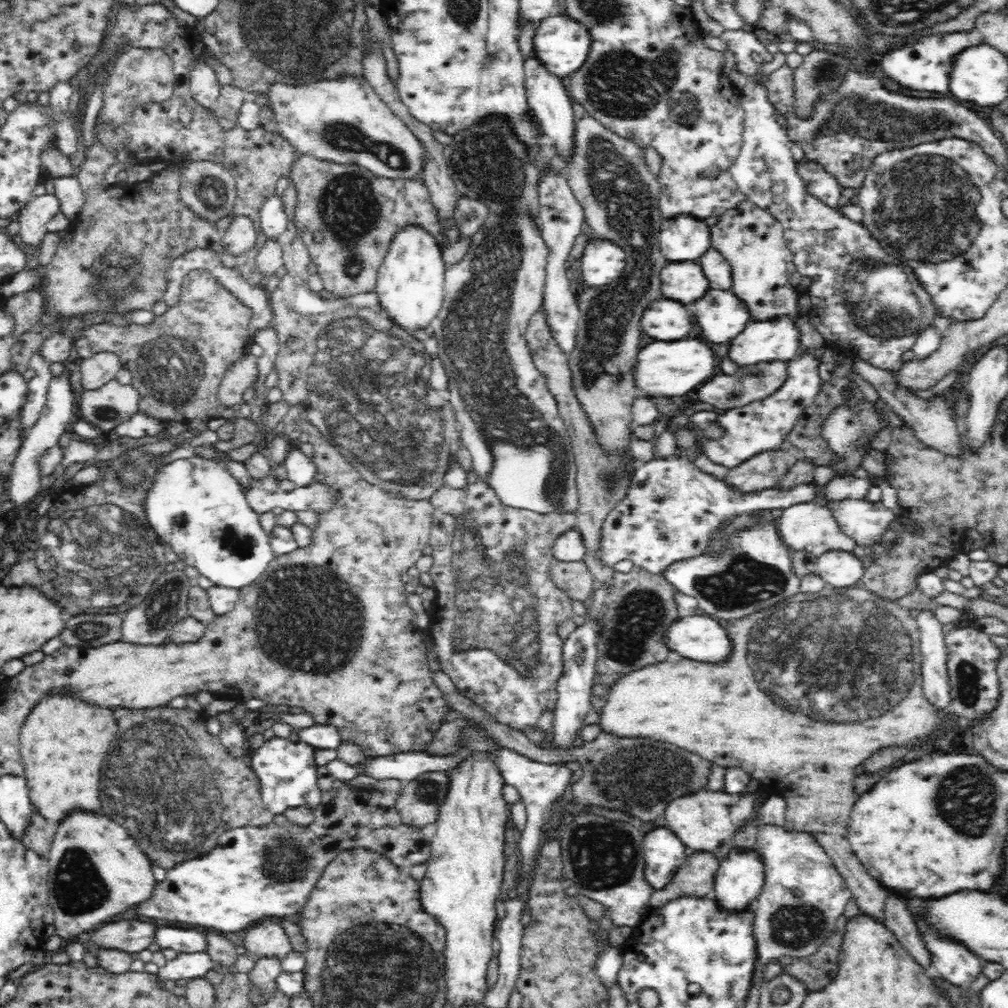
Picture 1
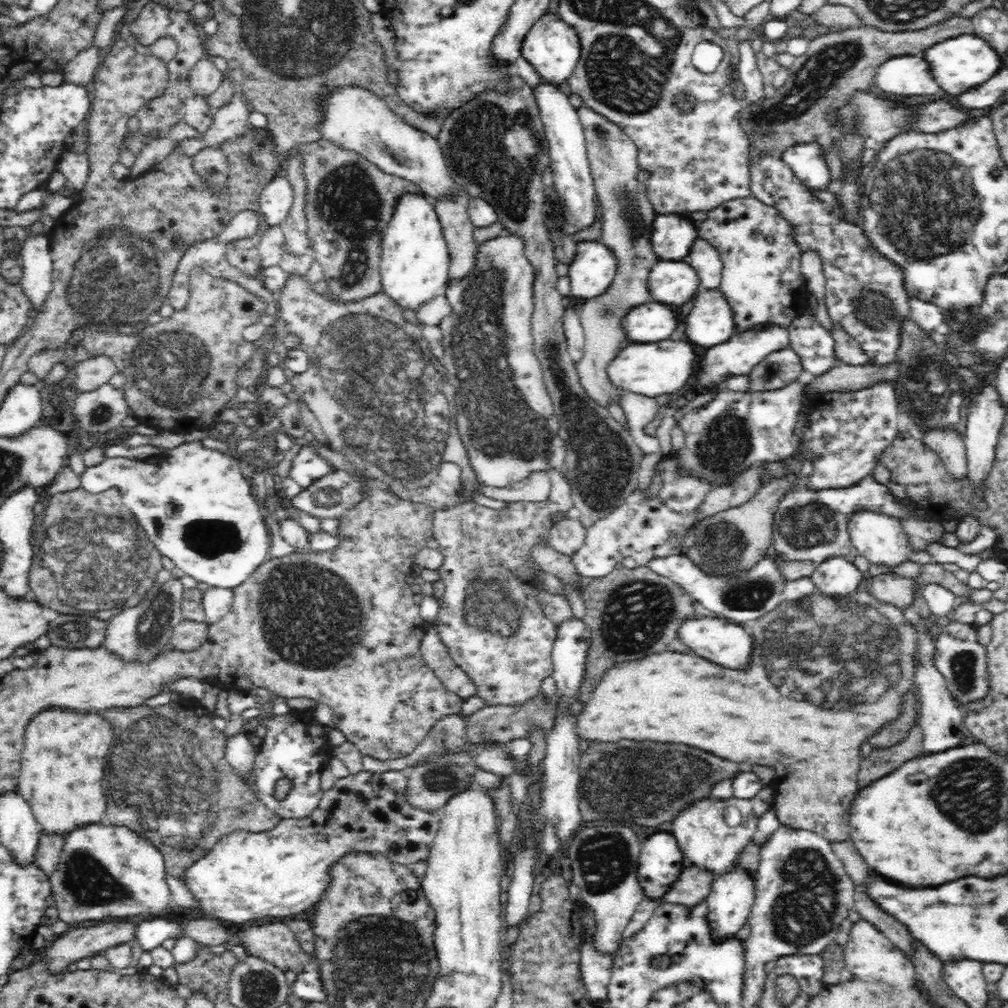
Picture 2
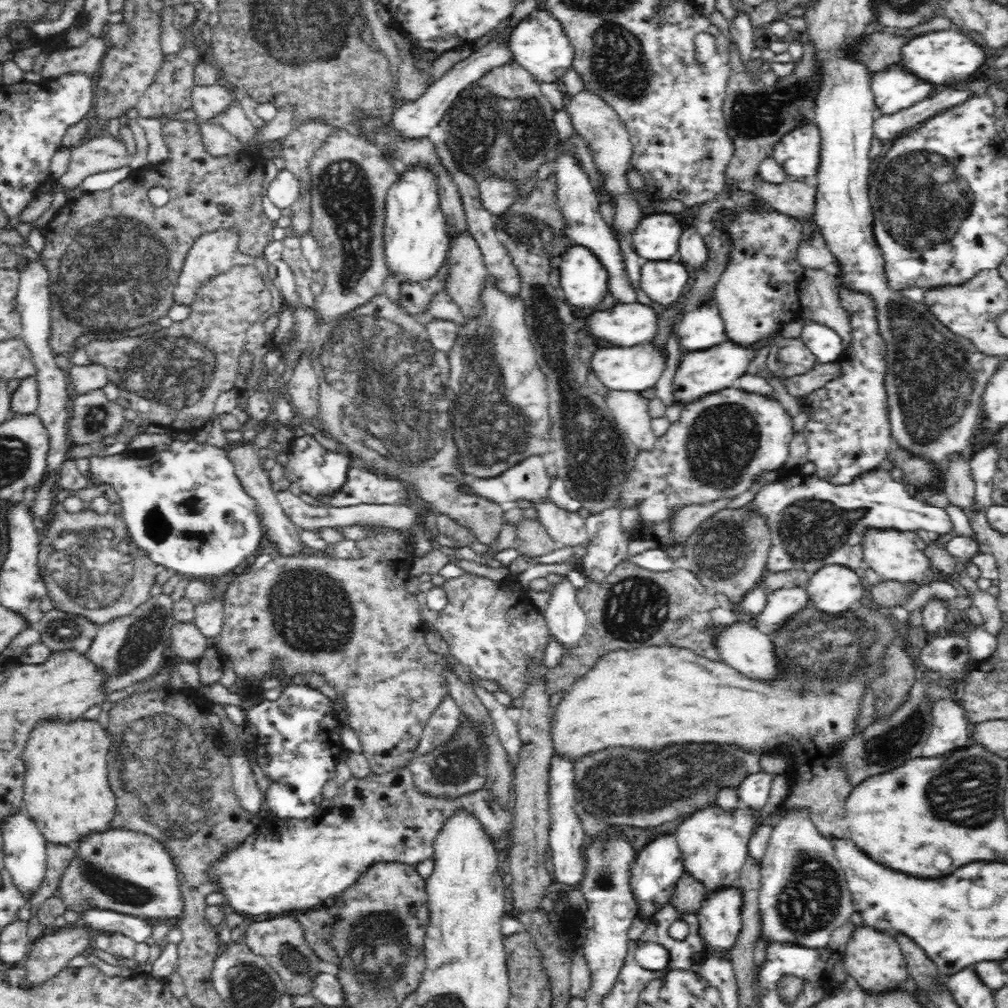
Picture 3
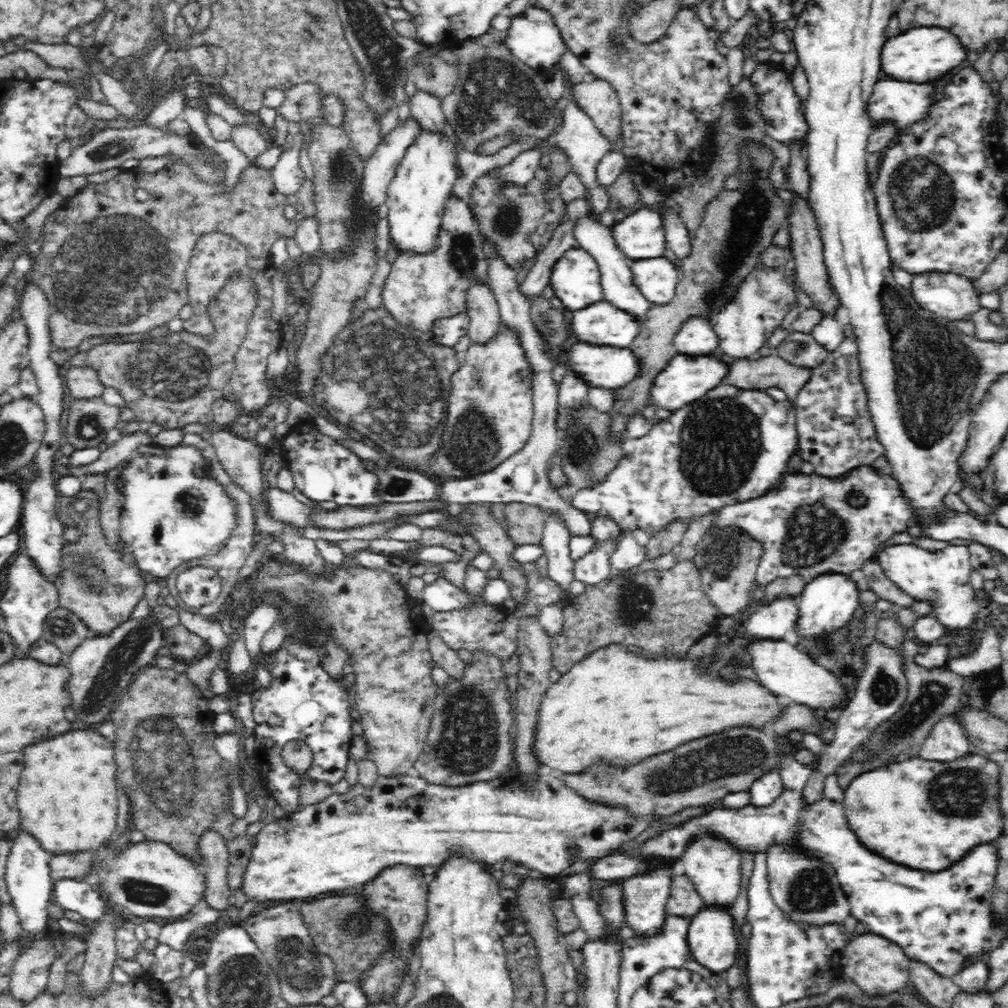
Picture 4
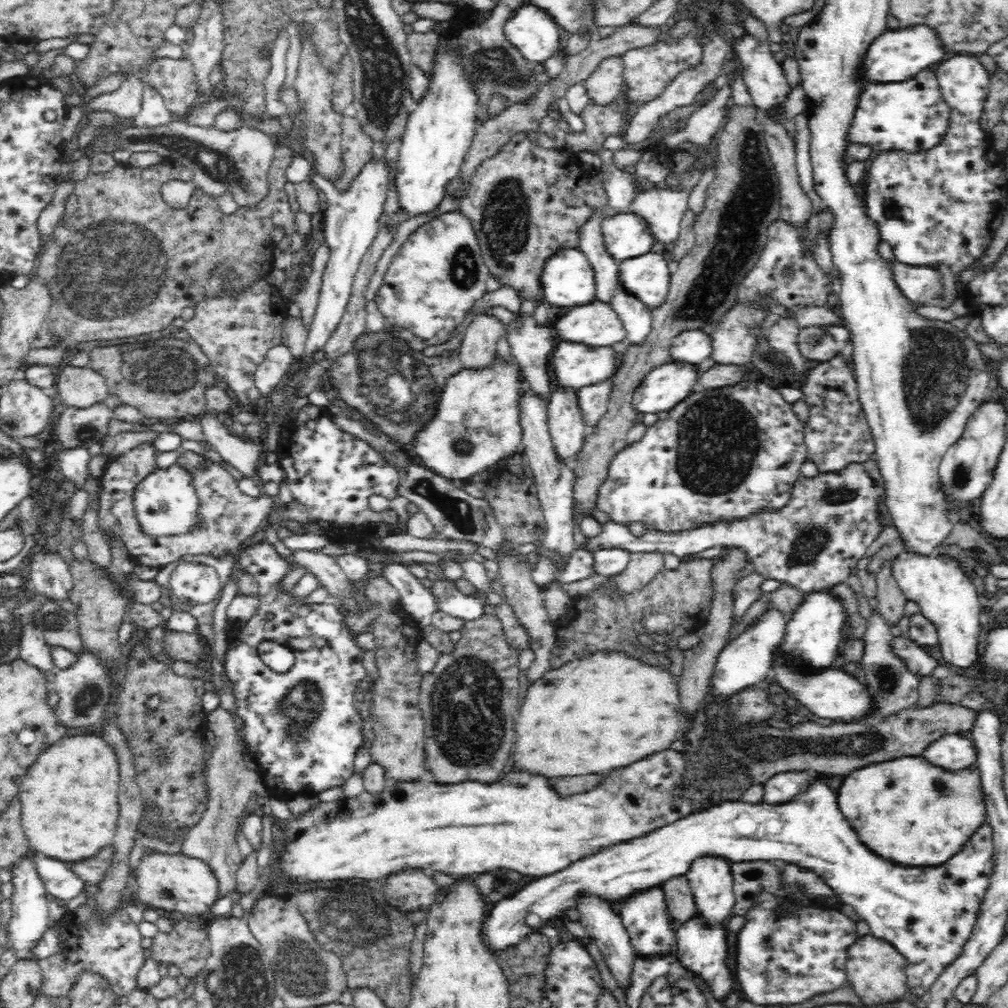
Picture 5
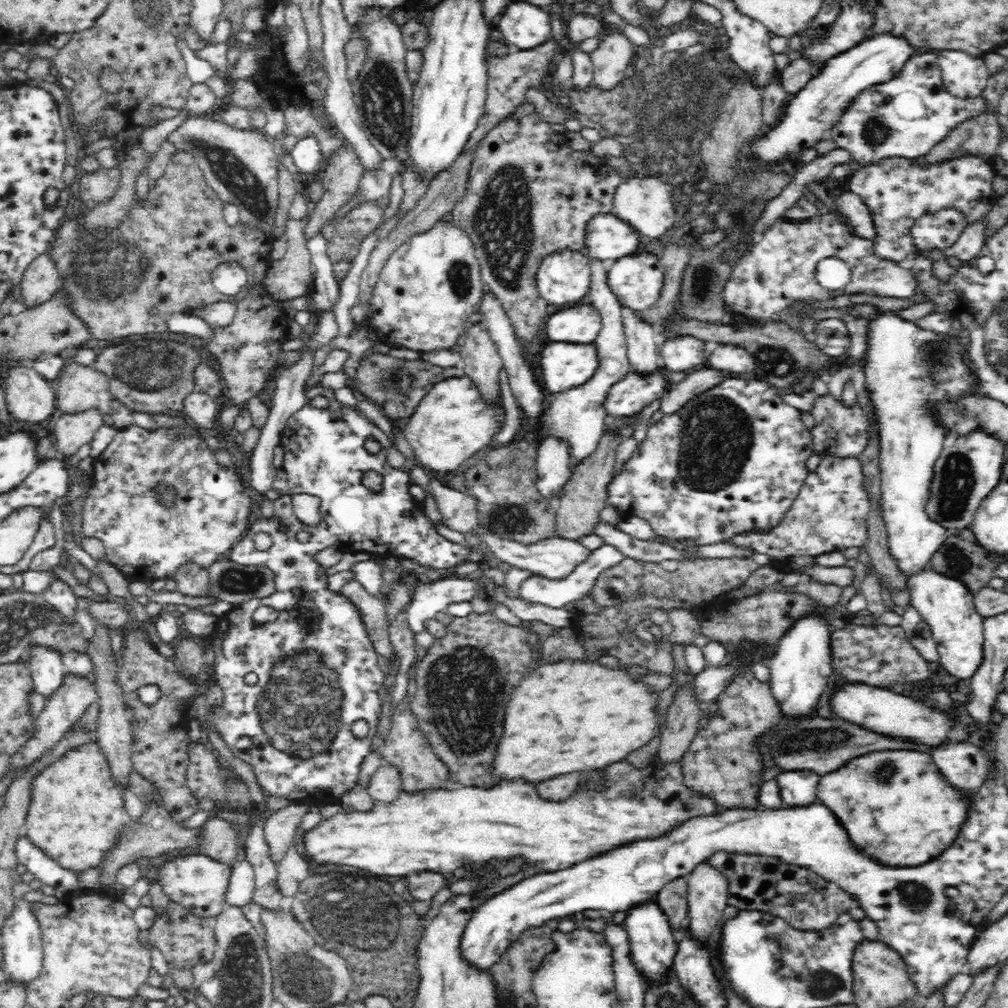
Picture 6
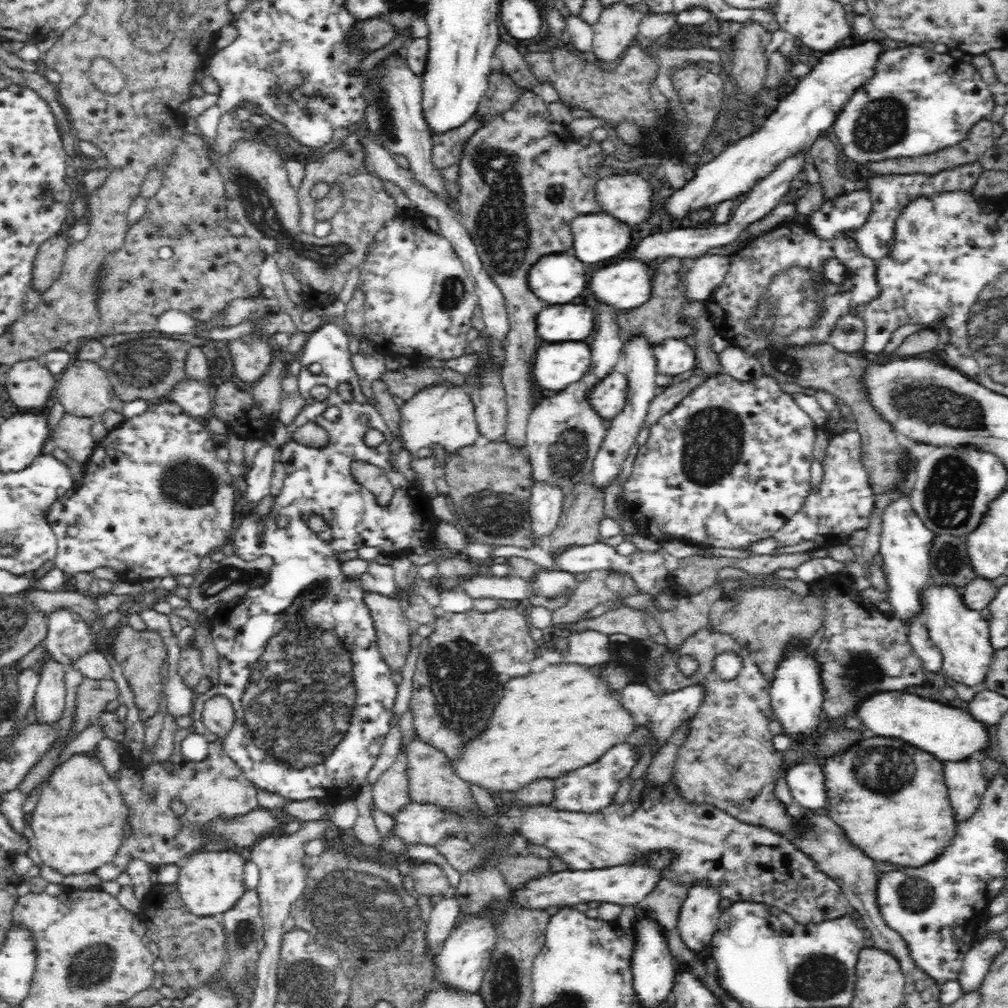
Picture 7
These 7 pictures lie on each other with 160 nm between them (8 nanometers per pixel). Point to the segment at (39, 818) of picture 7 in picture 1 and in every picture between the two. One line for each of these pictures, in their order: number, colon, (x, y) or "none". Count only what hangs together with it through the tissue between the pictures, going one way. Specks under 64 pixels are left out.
1: (63, 742)
2: (62, 769)
3: (67, 797)
4: (67, 797)
5: (69, 795)
6: (77, 813)

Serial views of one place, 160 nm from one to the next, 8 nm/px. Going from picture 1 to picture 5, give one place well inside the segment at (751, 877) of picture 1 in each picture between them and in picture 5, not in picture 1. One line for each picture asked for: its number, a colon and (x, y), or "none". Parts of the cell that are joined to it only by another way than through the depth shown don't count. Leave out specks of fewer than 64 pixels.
2: (728, 904)
3: (719, 918)
4: (711, 941)
5: (702, 951)

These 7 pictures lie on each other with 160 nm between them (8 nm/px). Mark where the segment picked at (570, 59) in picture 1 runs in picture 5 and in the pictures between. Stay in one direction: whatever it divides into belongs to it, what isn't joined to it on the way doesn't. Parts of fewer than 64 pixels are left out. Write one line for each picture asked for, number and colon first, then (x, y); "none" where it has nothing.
2: (550, 45)
3: (538, 43)
4: (533, 36)
5: (529, 28)

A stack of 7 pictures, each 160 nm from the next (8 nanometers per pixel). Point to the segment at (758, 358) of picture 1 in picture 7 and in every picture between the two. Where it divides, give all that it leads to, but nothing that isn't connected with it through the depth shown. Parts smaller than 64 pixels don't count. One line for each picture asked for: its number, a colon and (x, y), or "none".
2: (739, 356)
3: (701, 373)
4: (684, 380)
5: (663, 387)
6: (630, 392)
7: (607, 396)

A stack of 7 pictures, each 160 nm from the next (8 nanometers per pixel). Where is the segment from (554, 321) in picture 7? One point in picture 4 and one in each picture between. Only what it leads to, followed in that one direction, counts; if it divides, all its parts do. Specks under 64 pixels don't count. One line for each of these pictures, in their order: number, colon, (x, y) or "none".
4: (602, 323)
5: (596, 324)
6: (580, 324)

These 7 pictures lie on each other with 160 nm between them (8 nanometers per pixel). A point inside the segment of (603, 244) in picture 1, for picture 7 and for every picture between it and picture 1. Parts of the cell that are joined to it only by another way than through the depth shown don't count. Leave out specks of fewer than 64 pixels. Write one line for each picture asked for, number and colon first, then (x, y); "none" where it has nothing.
2: (591, 271)
3: (583, 280)
4: (575, 277)
5: (567, 279)
6: (563, 277)
7: (556, 278)

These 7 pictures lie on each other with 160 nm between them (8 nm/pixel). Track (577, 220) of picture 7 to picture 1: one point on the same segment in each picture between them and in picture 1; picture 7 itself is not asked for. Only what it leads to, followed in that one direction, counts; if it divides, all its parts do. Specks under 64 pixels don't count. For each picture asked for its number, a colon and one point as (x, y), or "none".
1: (683, 238)
2: (671, 236)
3: (655, 236)
4: (639, 235)
5: (624, 235)
6: (606, 238)

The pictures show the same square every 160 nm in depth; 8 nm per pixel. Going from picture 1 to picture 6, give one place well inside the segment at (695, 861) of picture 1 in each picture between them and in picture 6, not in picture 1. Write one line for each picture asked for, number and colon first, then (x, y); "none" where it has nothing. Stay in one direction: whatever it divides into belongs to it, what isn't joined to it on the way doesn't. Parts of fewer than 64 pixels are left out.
2: (692, 887)
3: (688, 896)
4: (684, 901)
5: (676, 892)
6: (672, 899)

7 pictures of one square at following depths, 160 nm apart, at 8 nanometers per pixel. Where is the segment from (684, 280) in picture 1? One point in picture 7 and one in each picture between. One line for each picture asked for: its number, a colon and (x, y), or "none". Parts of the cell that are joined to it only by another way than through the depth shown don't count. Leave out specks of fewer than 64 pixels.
2: (669, 282)
3: (663, 281)
4: (655, 277)
5: (646, 277)
6: (636, 281)
7: (625, 285)

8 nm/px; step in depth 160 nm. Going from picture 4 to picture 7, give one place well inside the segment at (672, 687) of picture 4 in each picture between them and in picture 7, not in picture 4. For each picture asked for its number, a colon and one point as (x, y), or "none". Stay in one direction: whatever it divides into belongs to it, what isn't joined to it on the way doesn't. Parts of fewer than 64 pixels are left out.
5: (589, 714)
6: (567, 716)
7: (545, 723)

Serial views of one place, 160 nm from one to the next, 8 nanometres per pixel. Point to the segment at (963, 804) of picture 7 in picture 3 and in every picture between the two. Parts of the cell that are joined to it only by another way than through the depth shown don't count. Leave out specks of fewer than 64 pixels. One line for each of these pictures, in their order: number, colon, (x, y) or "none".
3: (950, 732)
4: (946, 742)
5: (955, 753)
6: (964, 766)

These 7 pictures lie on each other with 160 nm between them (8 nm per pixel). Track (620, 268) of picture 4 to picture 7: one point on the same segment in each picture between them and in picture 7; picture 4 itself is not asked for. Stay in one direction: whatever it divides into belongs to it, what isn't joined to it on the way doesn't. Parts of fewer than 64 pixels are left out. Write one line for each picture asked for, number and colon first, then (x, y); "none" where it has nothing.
5: (637, 325)
6: (643, 342)
7: (639, 363)

